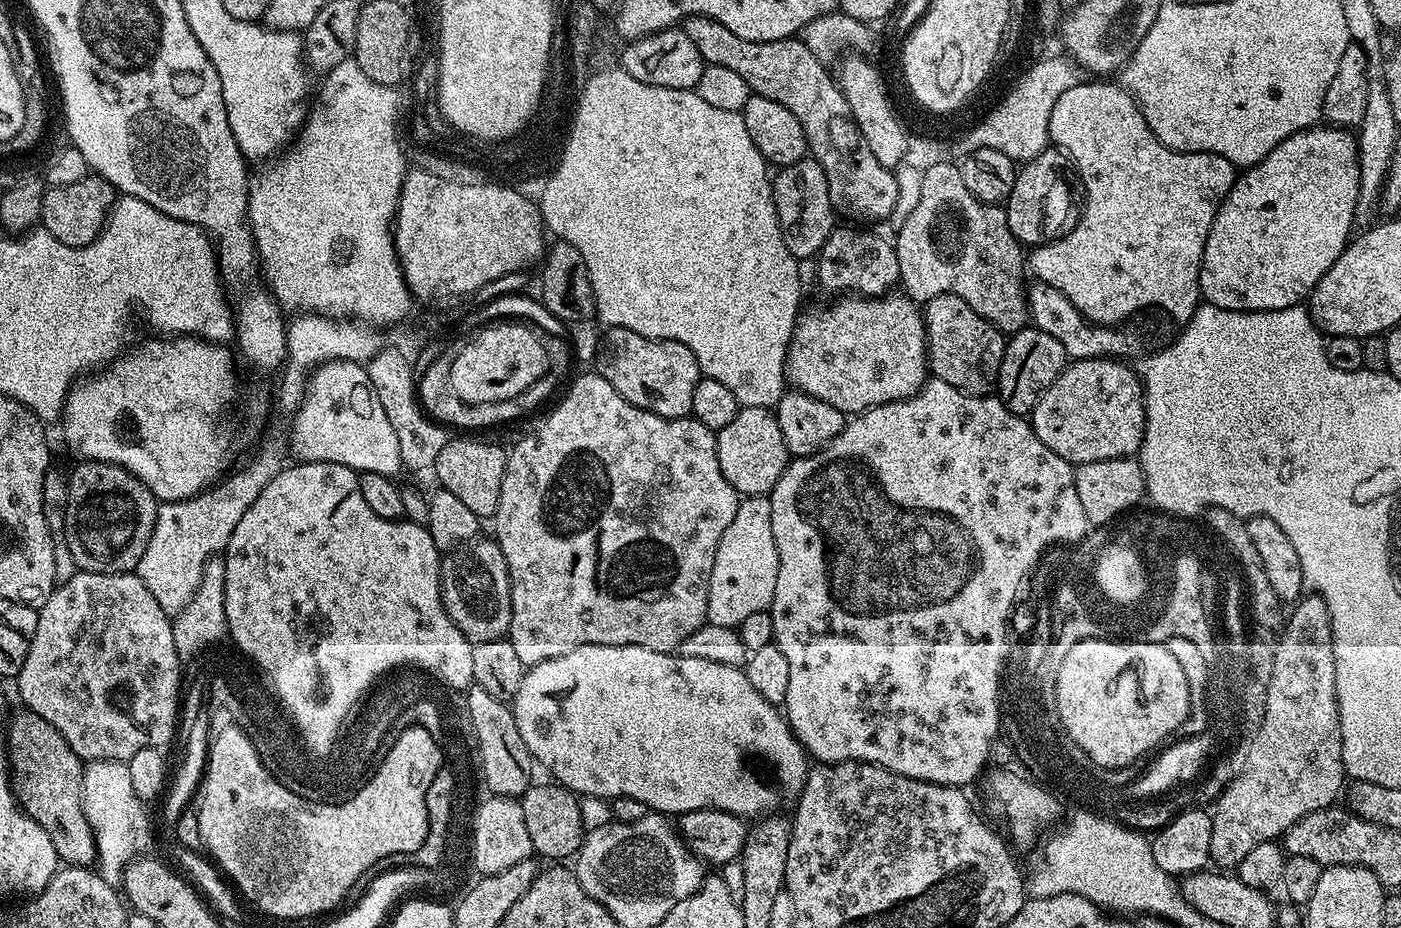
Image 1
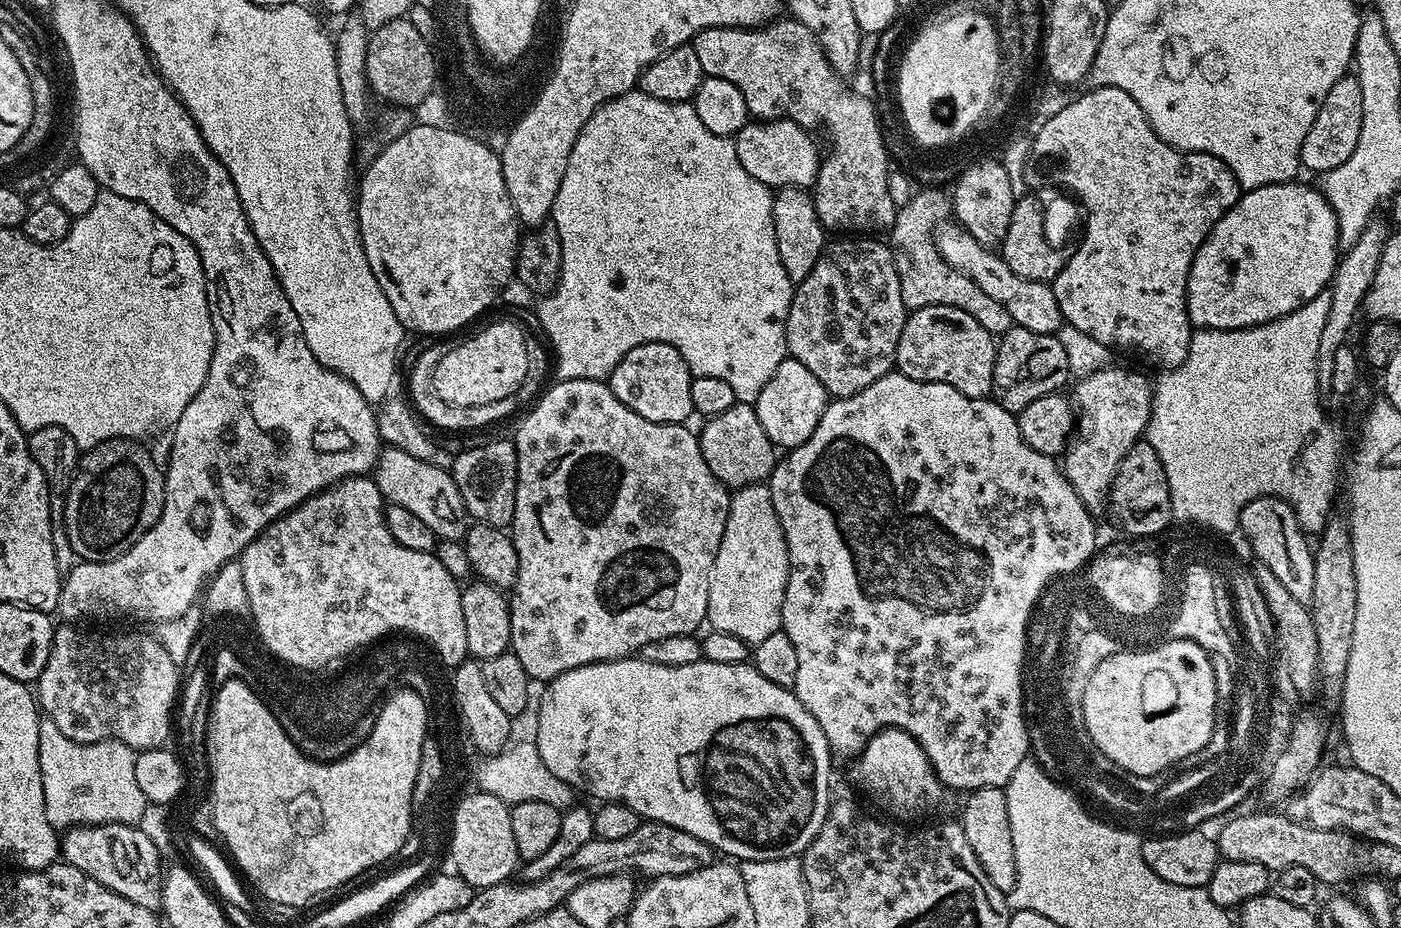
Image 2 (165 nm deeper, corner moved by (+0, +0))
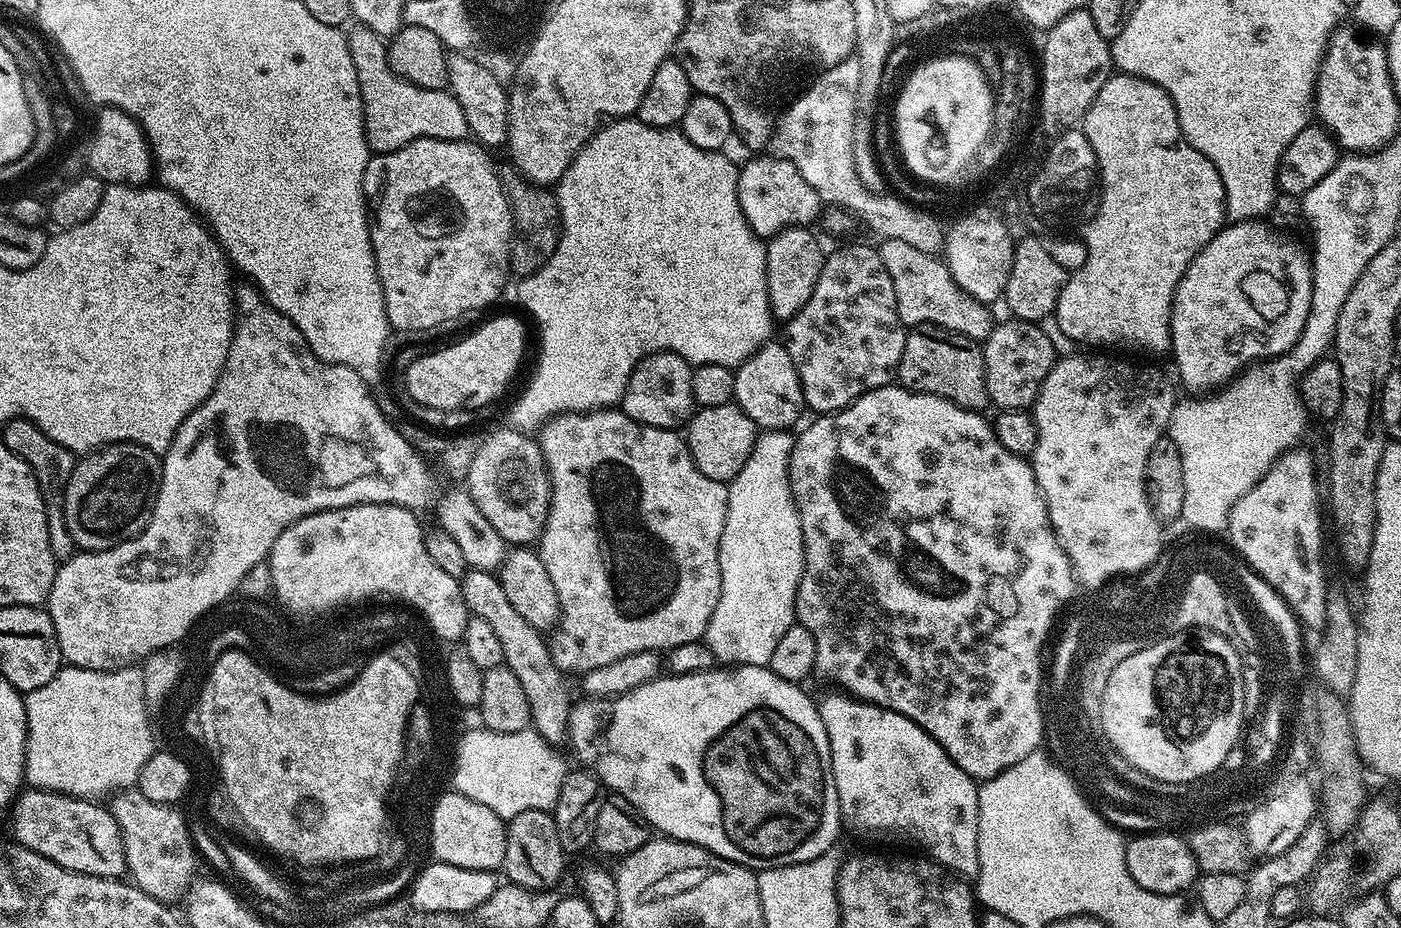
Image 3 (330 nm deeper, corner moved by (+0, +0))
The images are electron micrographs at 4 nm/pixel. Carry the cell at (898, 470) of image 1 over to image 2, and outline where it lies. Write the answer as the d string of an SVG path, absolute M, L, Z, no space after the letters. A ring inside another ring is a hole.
M895 370L886 373L882 378L878 378L878 382L866 386L866 390L862 390L858 394L833 399L826 406L826 410L822 414L822 422L818 422L814 434L810 434L810 438L806 438L806 442L802 442L802 446L791 449L785 456L788 457L785 460L783 457L777 463L776 469L766 481L768 488L772 491L774 510L778 514L778 522L782 526L782 534L786 538L786 546L788 547L788 581L786 582L786 598L782 598L782 622L780 626L786 634L786 638L790 638L790 642L794 642L794 650L798 653L798 678L794 689L798 702L802 702L802 706L806 706L806 710L814 718L814 722L818 722L818 726L822 726L822 734L826 734L826 742L833 757L855 758L864 749L866 742L870 742L874 733L882 731L883 728L897 728L910 734L919 742L926 758L932 764L932 769L936 771L936 776L944 784L945 789L961 788L962 793L969 794L980 787L1004 788L1010 782L1014 770L1018 770L1018 766L1025 759L1028 744L1028 727L1024 721L1023 690L1026 641L1032 612L1045 588L1053 580L1083 569L1092 560L1098 548L1096 546L1096 524L1092 521L1093 513L1082 502L1082 498L1078 498L1074 486L1070 486L1070 482L1064 476L1063 467L1053 457L1038 454L1038 450L1034 450L1034 446L1027 444L1020 433L1016 416L1006 411L1001 404L997 404L995 399L970 398L966 394L954 390L954 386L946 386L942 382L921 382L914 378L906 378Z

